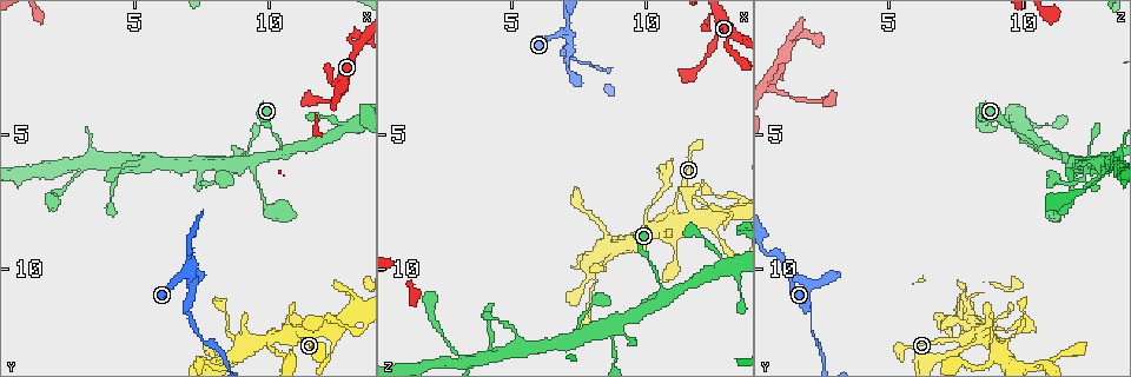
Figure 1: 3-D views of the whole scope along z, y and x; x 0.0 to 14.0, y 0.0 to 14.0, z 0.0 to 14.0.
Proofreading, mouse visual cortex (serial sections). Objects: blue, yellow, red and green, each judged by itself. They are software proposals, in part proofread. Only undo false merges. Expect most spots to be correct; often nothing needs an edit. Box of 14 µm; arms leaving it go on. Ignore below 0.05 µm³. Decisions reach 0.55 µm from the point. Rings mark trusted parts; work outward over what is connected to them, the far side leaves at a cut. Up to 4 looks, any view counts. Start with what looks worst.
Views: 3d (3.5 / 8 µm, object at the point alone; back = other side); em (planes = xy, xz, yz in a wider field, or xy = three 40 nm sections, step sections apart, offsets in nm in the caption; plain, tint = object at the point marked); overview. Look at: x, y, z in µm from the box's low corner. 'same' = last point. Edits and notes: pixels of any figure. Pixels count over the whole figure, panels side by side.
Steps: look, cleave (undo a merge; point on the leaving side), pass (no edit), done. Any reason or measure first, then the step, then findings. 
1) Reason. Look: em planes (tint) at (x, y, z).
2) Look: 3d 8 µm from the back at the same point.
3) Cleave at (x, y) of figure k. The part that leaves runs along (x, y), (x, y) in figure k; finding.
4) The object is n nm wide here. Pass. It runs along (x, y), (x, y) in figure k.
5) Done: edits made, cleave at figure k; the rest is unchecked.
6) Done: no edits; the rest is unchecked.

Sudden change in width. Look: 3d 3.5 µm at (6.8, 10.2, 1.4).

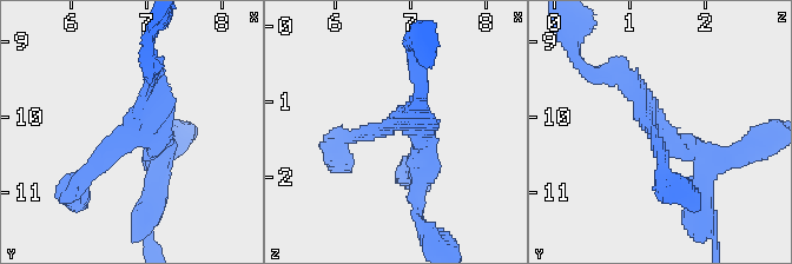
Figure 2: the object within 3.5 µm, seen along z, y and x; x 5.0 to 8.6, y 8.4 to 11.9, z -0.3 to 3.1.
Look: em planes (tint) at (6.75, 10.30, 1.35).

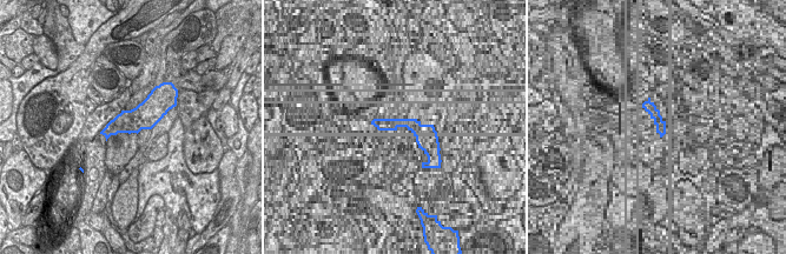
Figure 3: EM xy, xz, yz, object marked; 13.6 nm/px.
Pass. Continuous, no second cell.

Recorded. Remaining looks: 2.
Four arms meet. Look: em xy step 5 (tint) at (8.6, 13.3, 9.0).

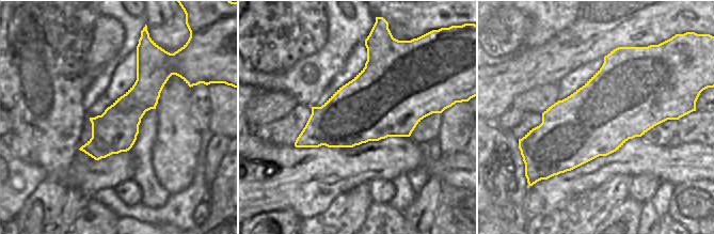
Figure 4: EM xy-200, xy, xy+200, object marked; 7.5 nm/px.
Look: 3d 3.5 µm at the same point.

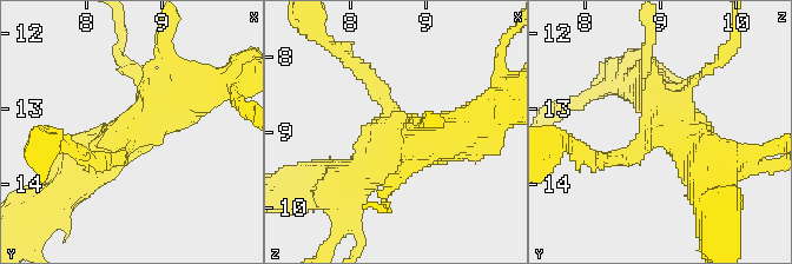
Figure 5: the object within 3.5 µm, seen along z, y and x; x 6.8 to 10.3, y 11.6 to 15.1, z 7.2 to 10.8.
Pass. It runs along (223, 83), (151, 114), (100, 151) in figure 5; one cell here.

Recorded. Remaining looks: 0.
Done: no edits; the rest is unchecked.

